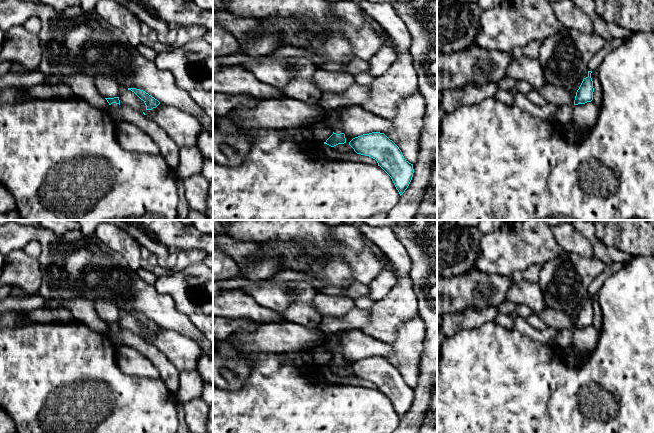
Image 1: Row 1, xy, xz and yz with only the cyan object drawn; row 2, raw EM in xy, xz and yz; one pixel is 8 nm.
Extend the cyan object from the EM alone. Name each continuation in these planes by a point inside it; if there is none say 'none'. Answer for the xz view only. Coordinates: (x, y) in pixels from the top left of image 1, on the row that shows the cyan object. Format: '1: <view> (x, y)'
1: xz (338, 128)

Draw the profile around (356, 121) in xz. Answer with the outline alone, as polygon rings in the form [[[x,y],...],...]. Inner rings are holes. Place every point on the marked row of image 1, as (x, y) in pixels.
[[[351,104],[339,112],[338,120],[342,123],[343,133],[351,137],[372,132],[386,134],[392,128],[390,120],[377,117],[365,111],[360,105],[355,104]]]

